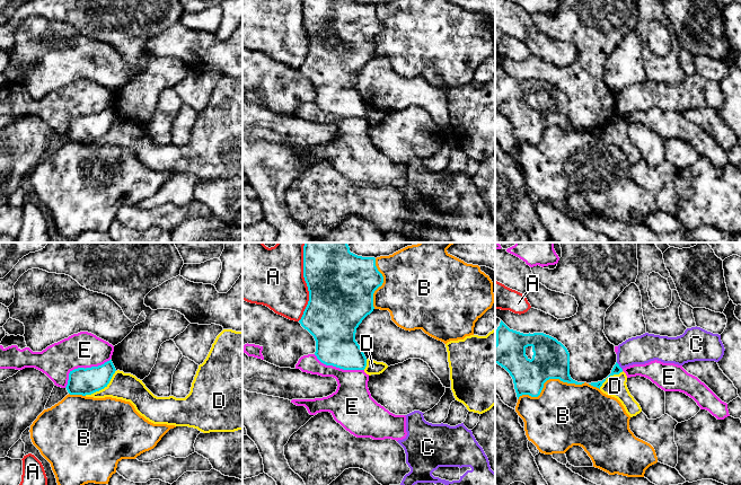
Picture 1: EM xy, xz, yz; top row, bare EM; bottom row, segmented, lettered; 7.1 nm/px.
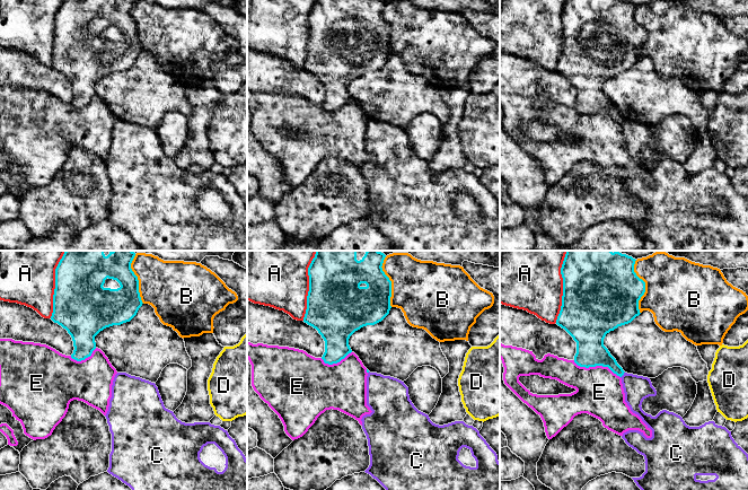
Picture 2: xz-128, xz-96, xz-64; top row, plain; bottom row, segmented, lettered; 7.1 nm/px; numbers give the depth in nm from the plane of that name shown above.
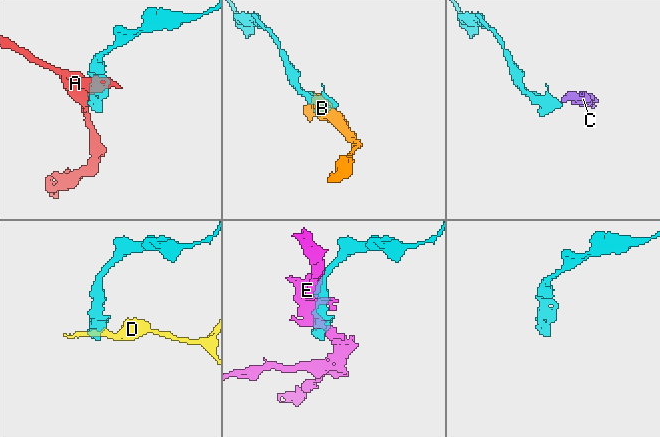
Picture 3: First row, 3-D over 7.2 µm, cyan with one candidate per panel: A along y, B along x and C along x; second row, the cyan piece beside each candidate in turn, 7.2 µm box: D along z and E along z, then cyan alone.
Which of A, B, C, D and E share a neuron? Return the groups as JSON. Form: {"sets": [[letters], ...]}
{"sets": [["A"], ["B"], ["C"], ["D"], ["E"]]}

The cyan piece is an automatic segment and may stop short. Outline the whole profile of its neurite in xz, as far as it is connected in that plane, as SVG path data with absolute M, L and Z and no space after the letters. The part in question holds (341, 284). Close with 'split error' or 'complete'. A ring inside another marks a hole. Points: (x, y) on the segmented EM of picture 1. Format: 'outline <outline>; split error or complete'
outline M305 242L303 277L309 301L299 323L316 341L315 355L326 365L343 370L364 370L367 358L355 341L355 333L362 320L373 311L373 293L383 283L383 276L376 266L376 258L351 253L347 242Z; complete

